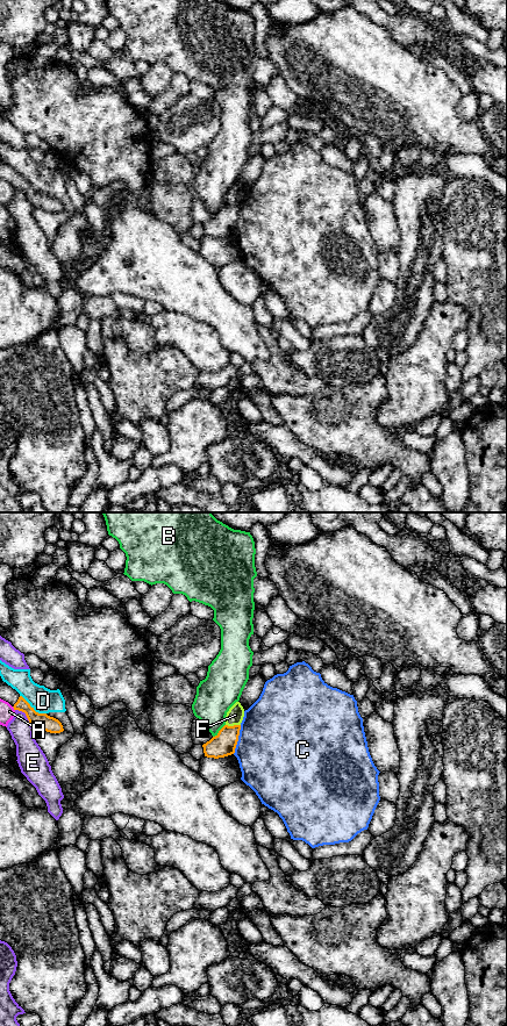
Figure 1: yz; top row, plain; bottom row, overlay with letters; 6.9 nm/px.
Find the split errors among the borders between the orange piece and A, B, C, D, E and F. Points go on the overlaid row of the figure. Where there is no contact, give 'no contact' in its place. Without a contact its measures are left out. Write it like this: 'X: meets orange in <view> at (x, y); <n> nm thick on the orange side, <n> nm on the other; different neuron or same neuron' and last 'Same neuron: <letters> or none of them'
A: meets orange in yz at (14, 709); 110 nm thick on the orange side, 100 nm on the other; different neuron
B: meets orange in yz at (219, 731); 160 nm thick on the orange side, 280 nm on the other; different neuron
C: meets orange in yz at (237, 739); 160 nm thick on the orange side, 500 nm on the other; different neuron
D: meets orange in yz at (33, 708); 110 nm thick on the orange side, 170 nm on the other; different neuron
E: meets orange in yz at (26, 715); 110 nm thick on the orange side, 160 nm on the other; different neuron
F: meets orange in yz at (234, 725); 160 nm thick on the orange side, 120 nm on the other; different neuron
Same neuron: none of them

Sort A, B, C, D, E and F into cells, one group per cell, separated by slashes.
A / B / C / D / E / F

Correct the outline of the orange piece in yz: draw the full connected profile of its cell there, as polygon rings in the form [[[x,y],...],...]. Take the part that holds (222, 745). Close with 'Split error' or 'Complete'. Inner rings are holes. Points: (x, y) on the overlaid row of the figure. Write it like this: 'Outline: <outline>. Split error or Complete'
Outline: [[[224,725],[215,737],[202,745],[205,756],[219,759],[234,754],[240,730],[241,725]]]. Complete

